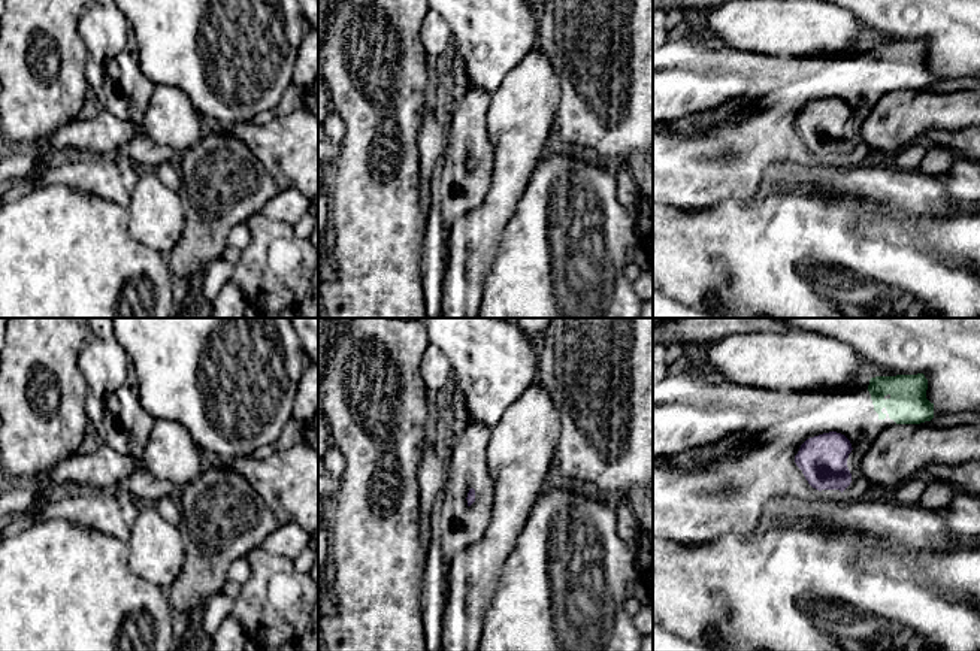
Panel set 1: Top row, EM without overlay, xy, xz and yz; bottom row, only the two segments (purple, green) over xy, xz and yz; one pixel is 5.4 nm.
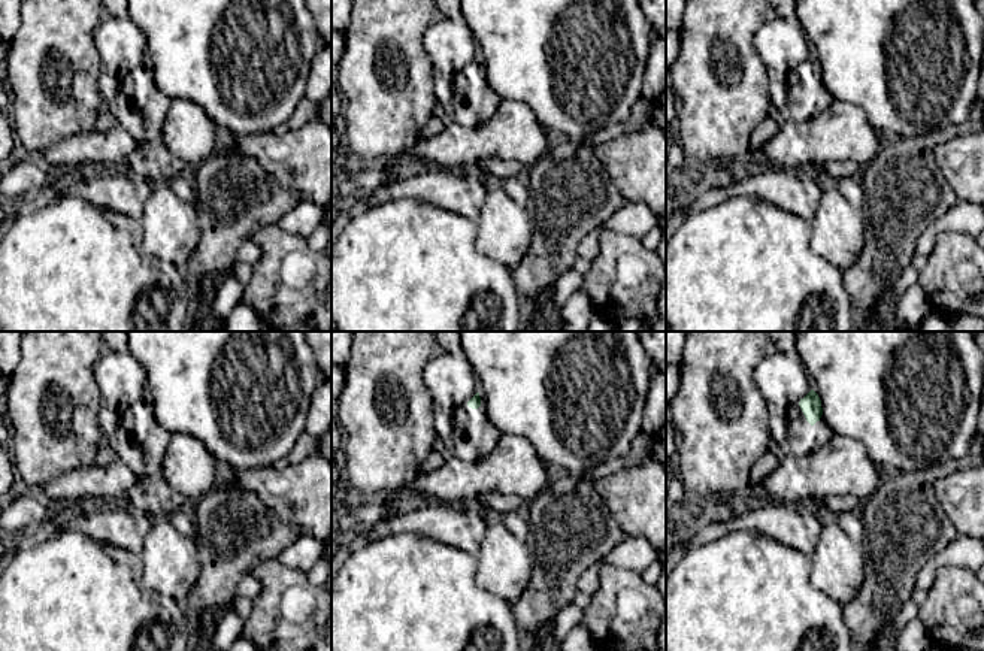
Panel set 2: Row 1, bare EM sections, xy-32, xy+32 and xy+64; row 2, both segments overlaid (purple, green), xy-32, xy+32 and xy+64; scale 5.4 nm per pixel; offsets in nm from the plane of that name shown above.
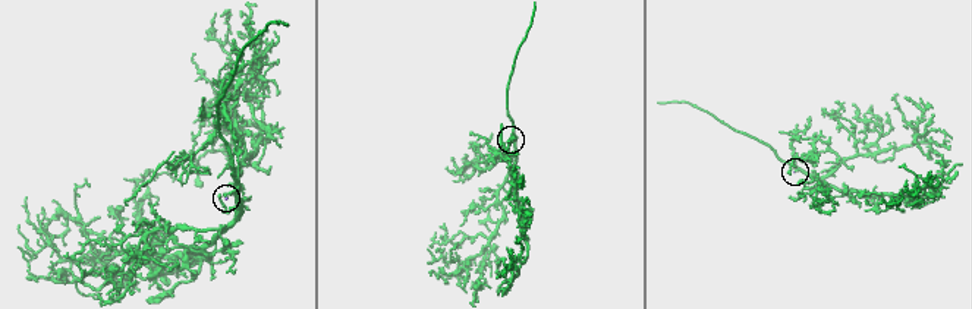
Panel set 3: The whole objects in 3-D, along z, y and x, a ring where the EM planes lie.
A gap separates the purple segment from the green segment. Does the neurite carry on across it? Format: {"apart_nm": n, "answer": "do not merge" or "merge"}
{"apart_nm": 200, "answer": "merge"}

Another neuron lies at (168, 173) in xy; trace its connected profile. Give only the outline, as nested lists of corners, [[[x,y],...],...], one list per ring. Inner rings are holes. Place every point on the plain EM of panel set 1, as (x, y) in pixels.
[[[161,163],[154,167],[155,176],[170,190],[181,190],[181,173],[176,163]]]

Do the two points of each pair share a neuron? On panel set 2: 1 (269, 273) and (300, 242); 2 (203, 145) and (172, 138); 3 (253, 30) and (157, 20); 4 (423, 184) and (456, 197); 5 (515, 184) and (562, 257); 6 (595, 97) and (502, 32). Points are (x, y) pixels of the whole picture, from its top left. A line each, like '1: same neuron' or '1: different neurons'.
1: same neuron
2: same neuron
3: same neuron
4: same neuron
5: different neurons
6: same neuron

